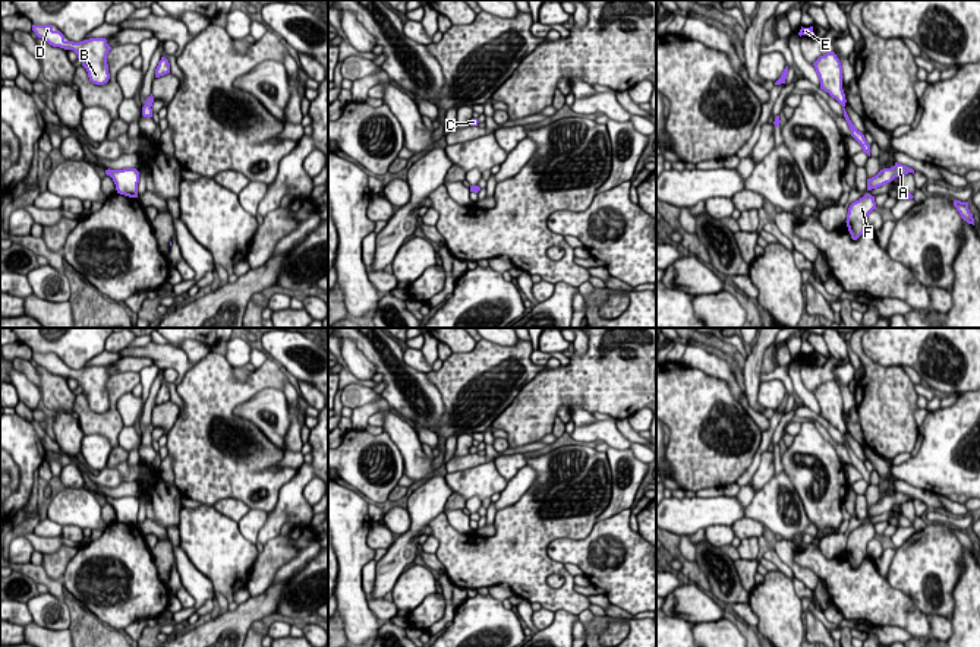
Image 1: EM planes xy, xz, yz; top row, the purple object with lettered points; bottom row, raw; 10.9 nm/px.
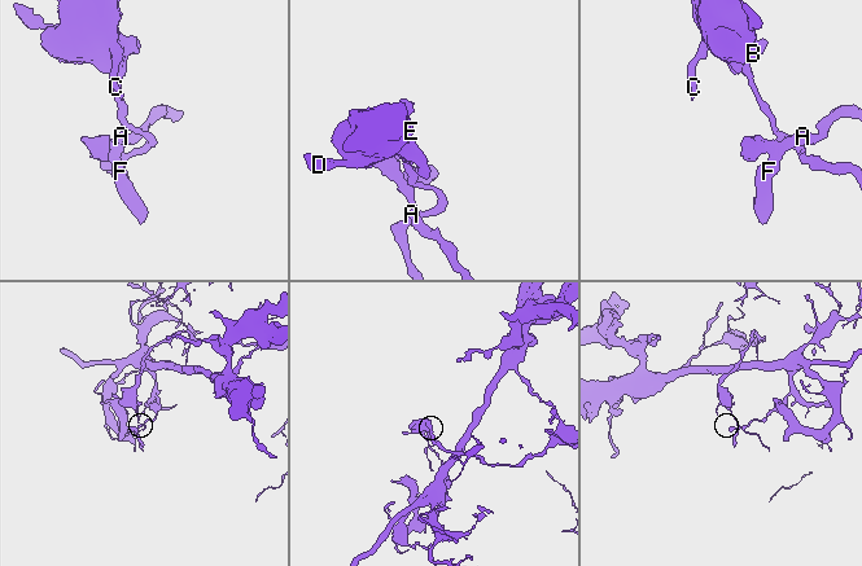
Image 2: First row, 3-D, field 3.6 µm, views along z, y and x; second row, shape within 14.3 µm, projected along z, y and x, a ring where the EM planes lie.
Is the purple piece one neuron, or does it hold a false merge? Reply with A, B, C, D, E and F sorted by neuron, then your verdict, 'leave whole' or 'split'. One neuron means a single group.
groups A F / B C D E; split

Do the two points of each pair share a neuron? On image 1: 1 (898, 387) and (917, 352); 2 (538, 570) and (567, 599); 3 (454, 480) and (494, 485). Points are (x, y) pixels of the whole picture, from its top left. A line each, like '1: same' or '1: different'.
1: different
2: same
3: same

